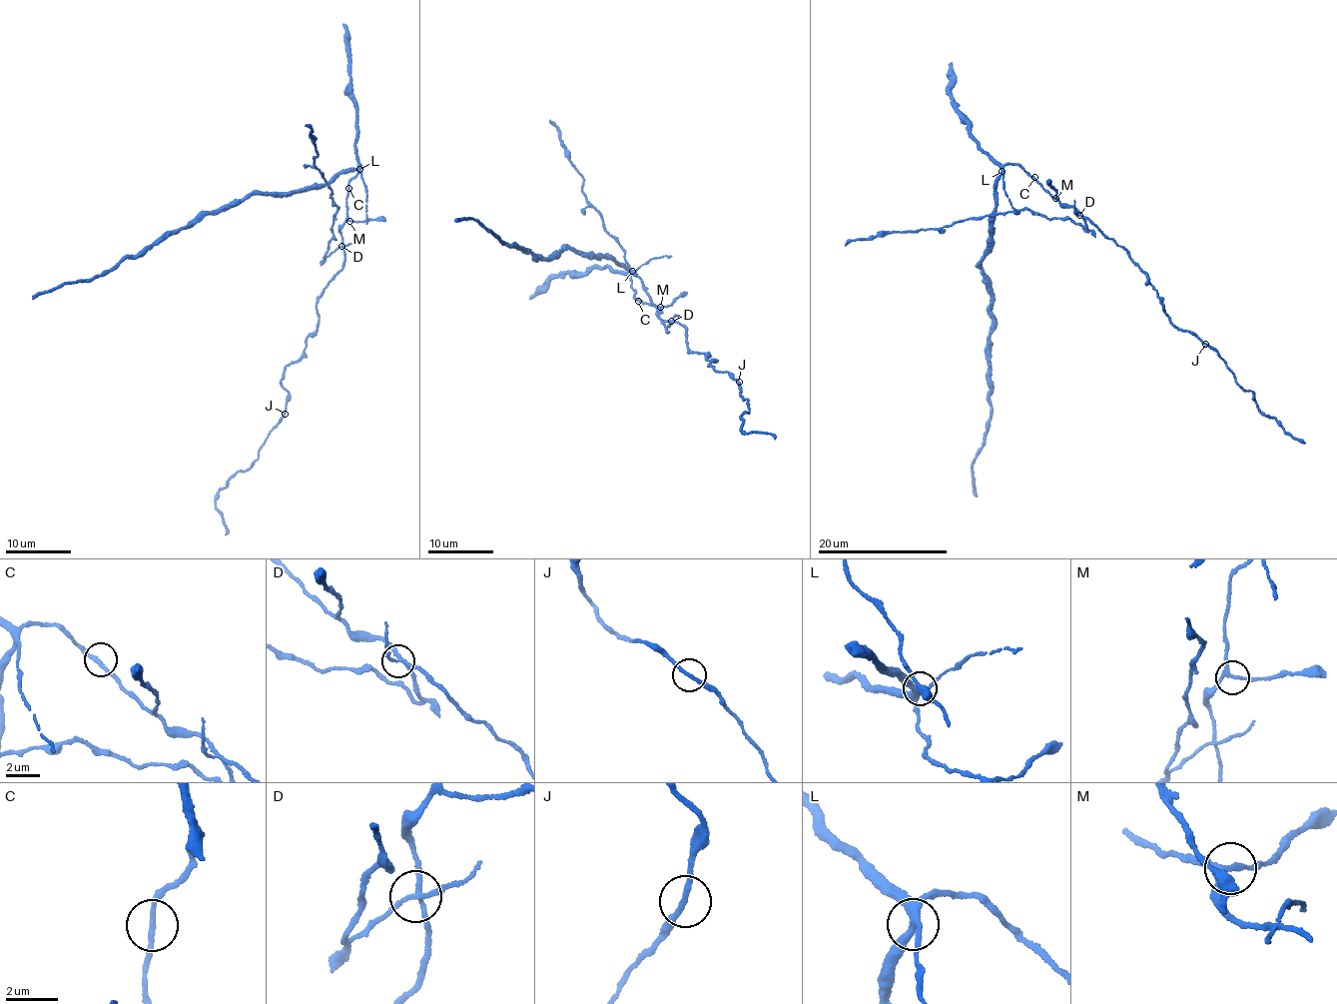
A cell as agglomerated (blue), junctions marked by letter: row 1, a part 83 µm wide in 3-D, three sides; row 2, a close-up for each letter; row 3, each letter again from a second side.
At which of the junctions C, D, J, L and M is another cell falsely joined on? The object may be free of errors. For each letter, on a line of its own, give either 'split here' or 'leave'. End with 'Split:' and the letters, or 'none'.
C: leave
D: split here
J: leave
L: leave
M: leave
Split: D

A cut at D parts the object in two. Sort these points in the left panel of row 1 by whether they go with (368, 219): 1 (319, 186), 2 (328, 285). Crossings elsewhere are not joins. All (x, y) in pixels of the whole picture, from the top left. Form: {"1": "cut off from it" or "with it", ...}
{"1": "with it", "2": "with it"}

